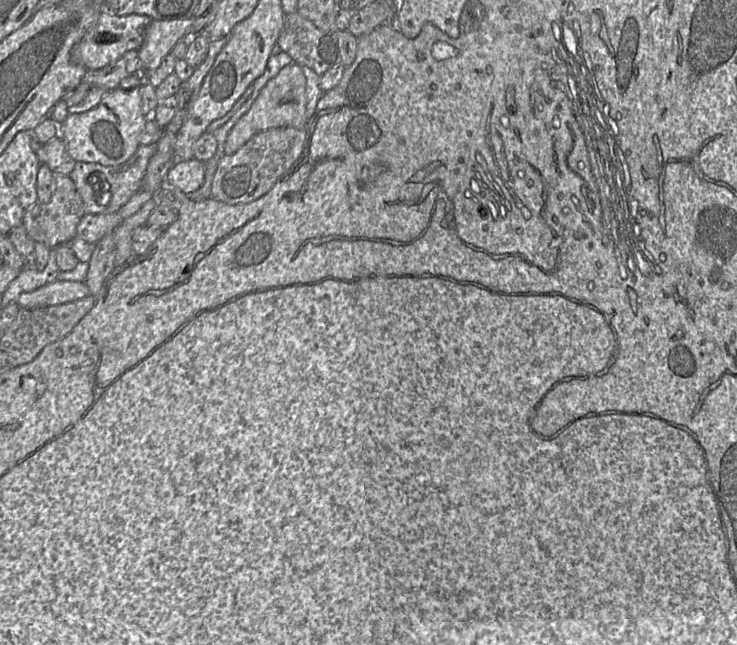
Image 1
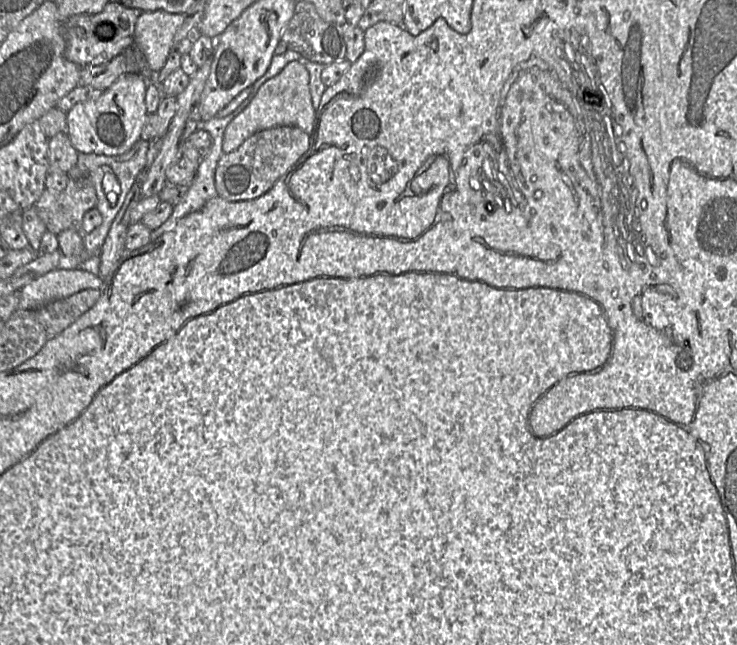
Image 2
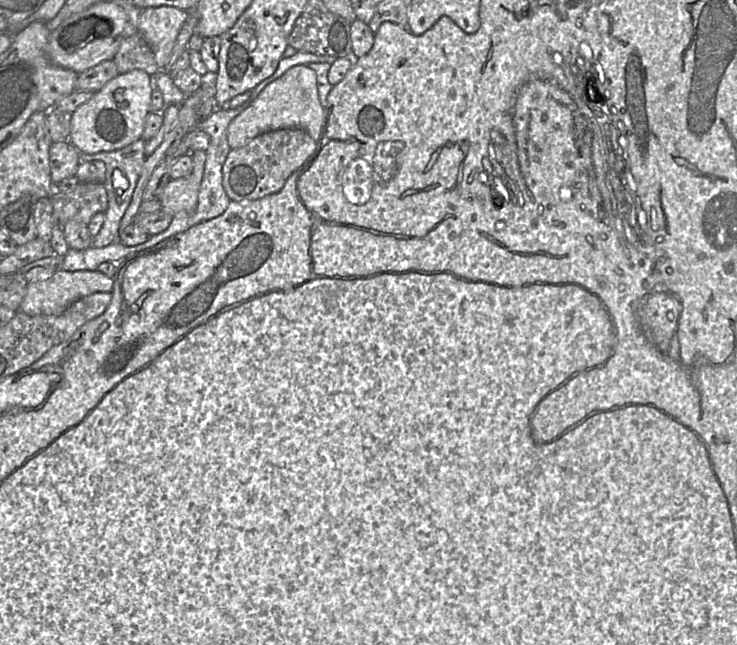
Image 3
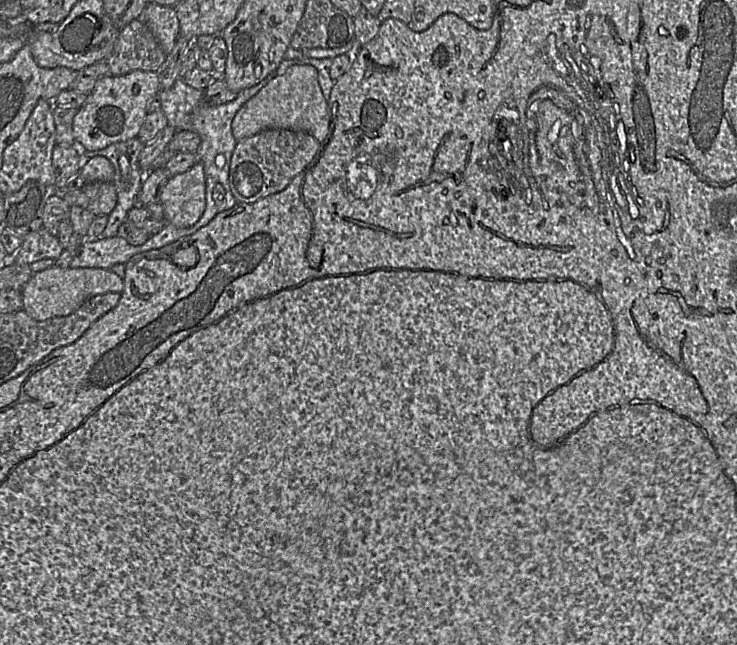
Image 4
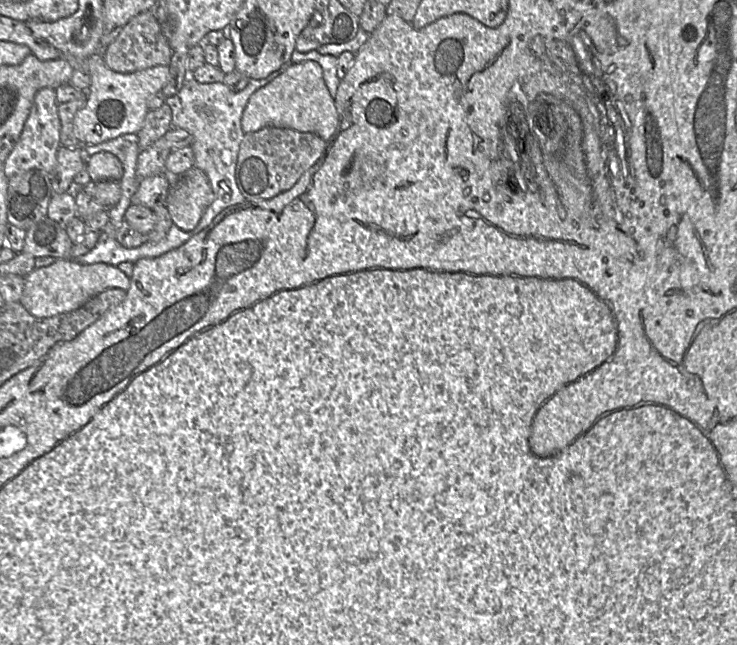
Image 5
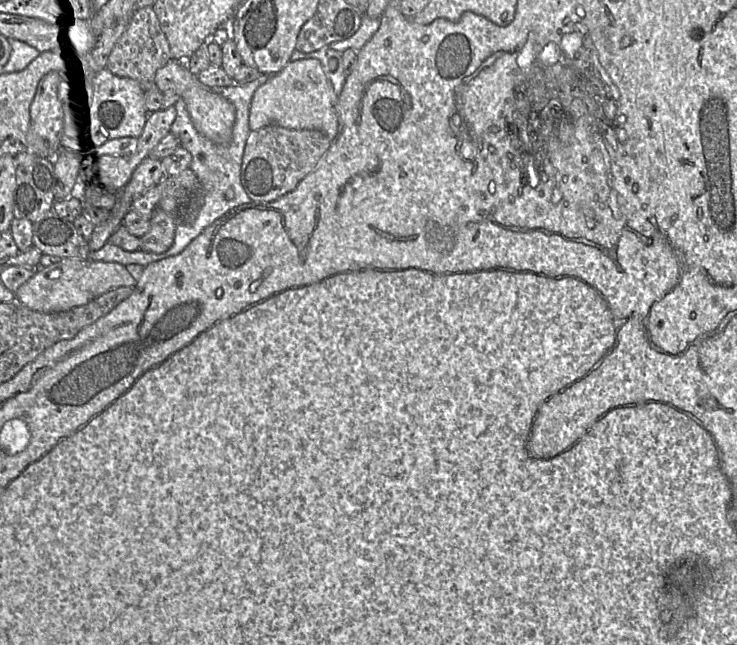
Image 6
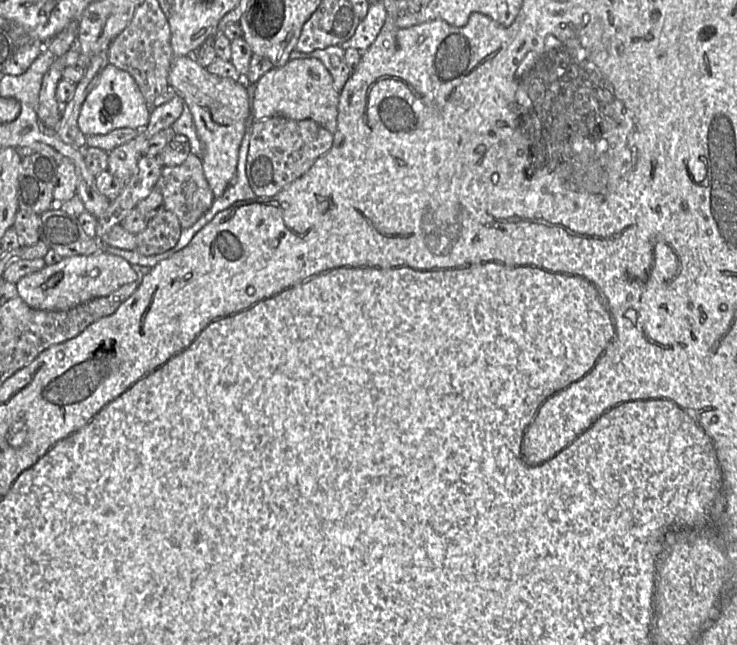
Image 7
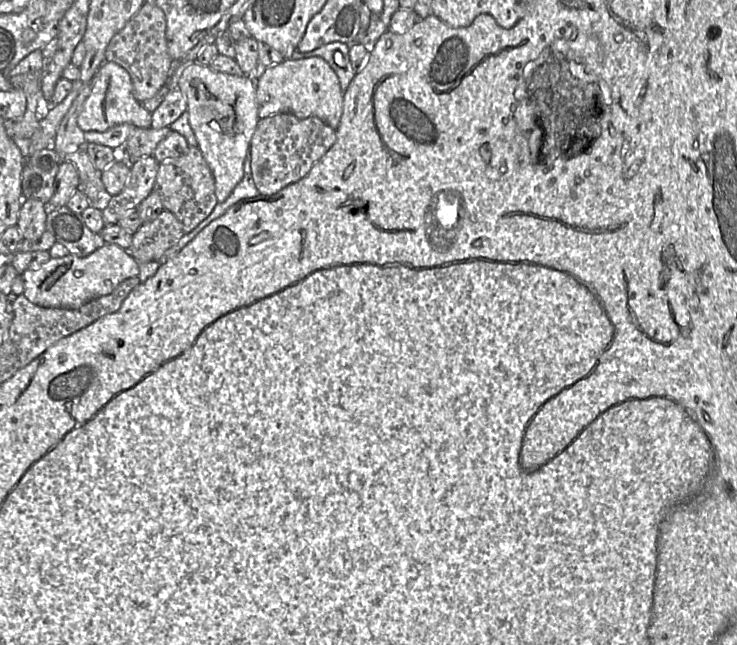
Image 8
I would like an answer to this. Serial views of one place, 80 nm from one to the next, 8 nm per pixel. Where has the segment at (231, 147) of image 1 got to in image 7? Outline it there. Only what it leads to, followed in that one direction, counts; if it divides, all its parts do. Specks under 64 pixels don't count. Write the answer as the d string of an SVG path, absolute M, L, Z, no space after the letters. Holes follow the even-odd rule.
M316 58L288 61L280 68L265 73L255 84L251 101L251 120L260 121L274 116L282 116L295 121L311 119L334 134L337 129L339 93L333 86L333 78L323 63Z

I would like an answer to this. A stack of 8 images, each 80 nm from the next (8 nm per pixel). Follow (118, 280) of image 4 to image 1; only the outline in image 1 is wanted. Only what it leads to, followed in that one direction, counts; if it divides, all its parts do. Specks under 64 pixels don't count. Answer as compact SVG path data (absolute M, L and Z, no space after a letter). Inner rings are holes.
M55 280L31 292L20 294L17 304L20 308L31 309L60 305L89 295L84 282Z

